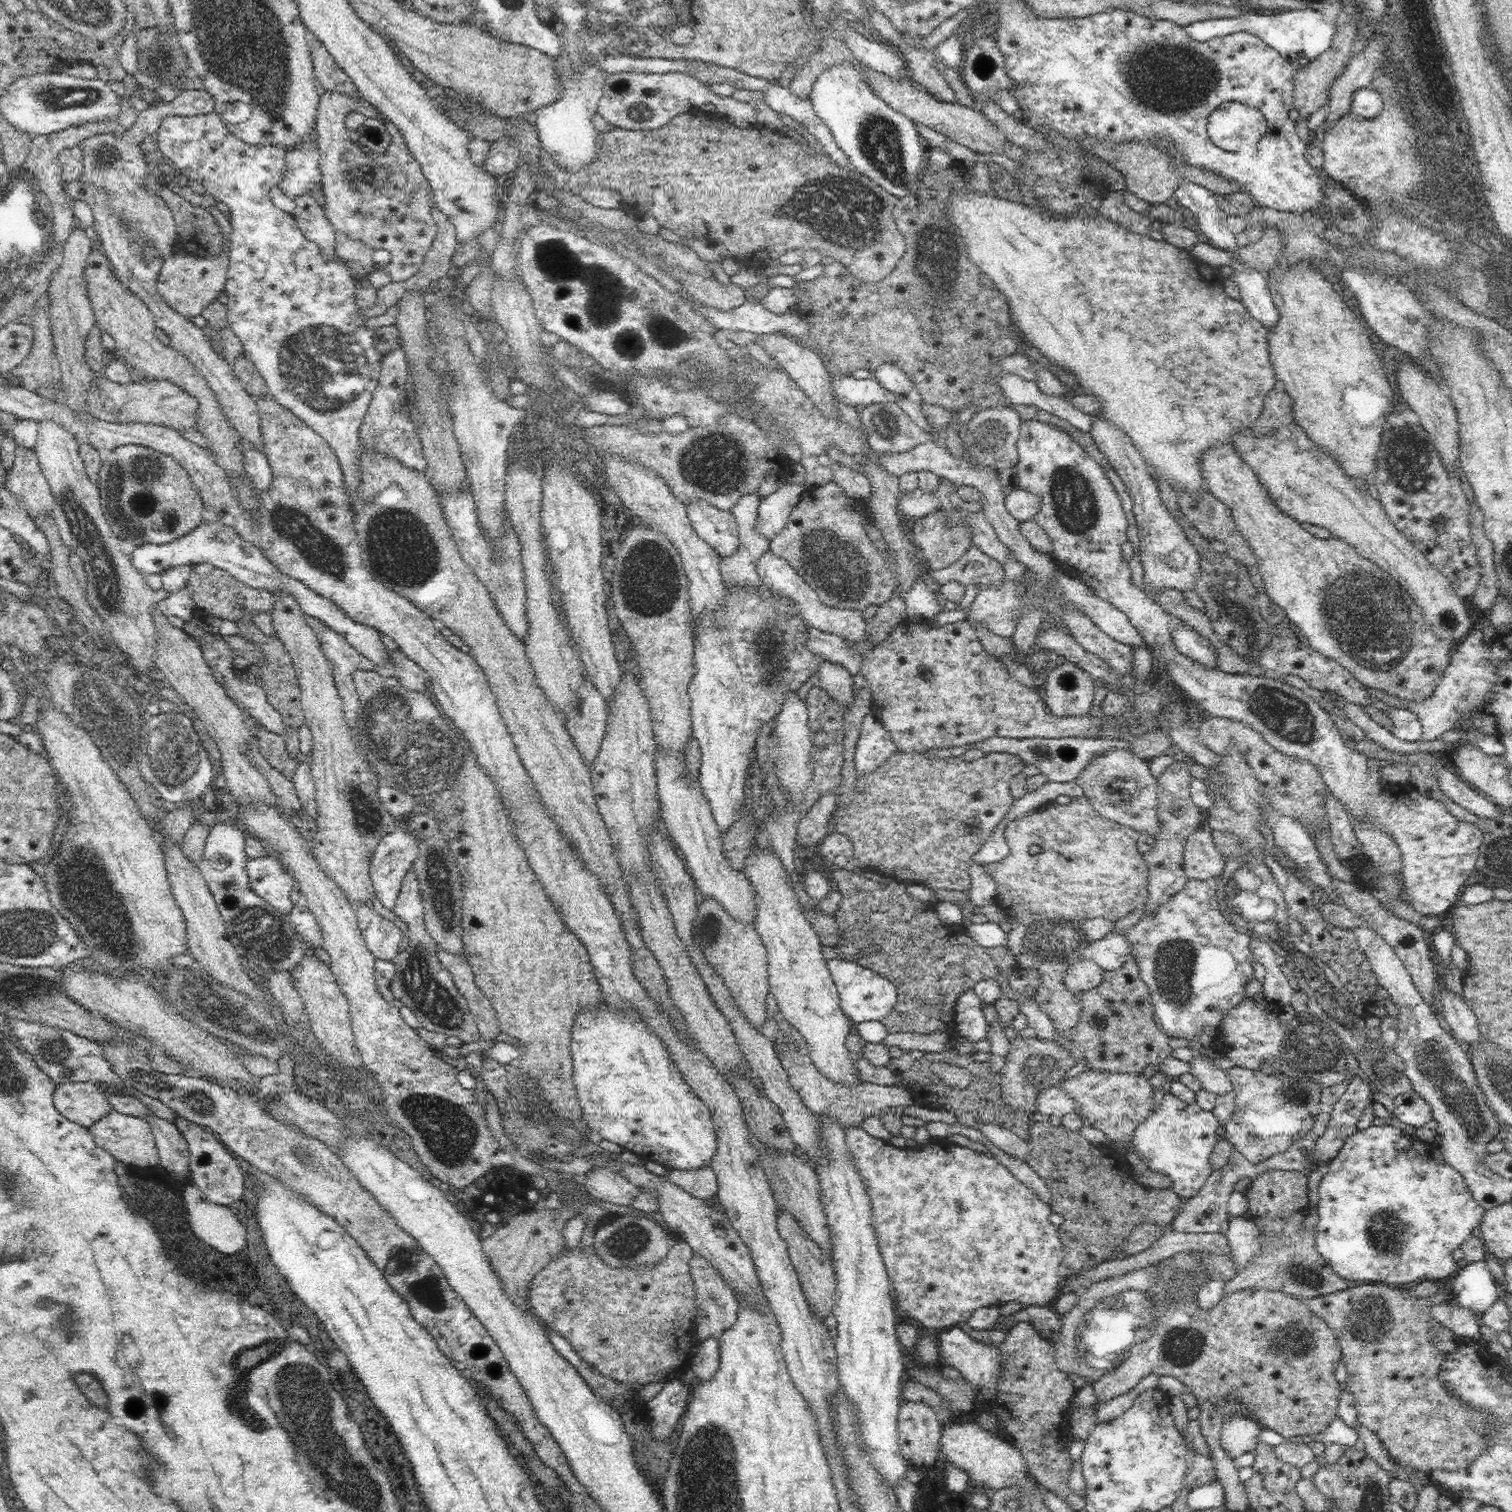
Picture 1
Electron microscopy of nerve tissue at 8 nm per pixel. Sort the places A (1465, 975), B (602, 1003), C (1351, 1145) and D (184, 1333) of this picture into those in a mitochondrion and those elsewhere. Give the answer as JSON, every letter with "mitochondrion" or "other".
{"A":"other","B":"other","C":"other","D":"other"}

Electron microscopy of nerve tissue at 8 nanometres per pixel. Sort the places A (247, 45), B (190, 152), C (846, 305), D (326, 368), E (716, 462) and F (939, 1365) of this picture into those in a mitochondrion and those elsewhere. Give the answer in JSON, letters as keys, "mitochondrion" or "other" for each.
{"A":"mitochondrion","B":"other","C":"other","D":"mitochondrion","E":"mitochondrion","F":"other"}

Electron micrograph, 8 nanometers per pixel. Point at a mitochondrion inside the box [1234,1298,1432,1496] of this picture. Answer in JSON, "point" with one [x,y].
{"point":[1300,1338]}

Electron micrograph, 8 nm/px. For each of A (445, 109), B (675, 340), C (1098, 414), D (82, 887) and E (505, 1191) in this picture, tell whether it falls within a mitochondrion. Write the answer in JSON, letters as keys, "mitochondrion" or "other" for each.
{"A":"other","B":"mitochondrion","C":"other","D":"mitochondrion","E":"mitochondrion"}

